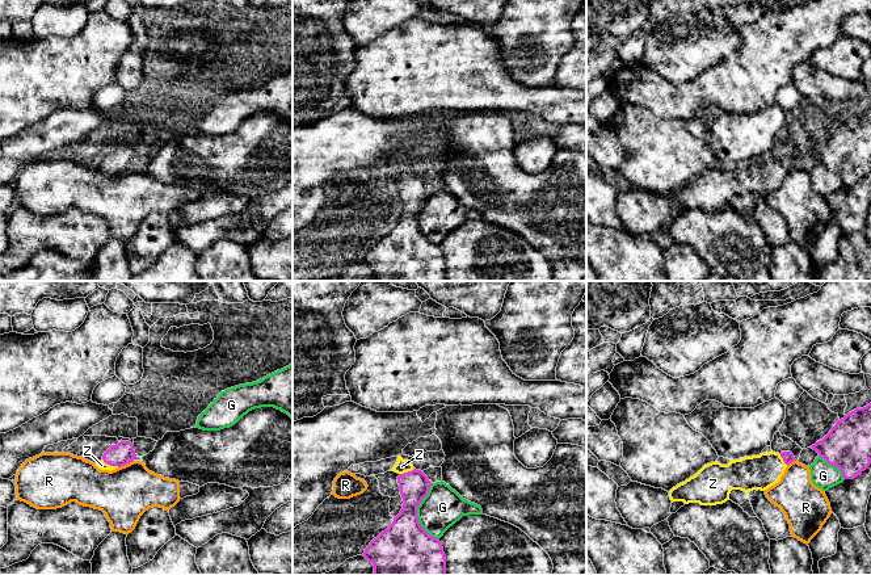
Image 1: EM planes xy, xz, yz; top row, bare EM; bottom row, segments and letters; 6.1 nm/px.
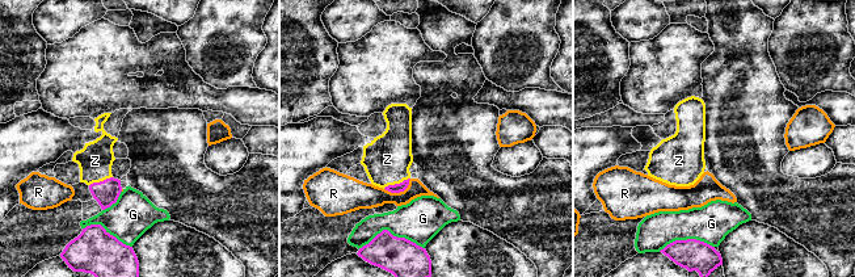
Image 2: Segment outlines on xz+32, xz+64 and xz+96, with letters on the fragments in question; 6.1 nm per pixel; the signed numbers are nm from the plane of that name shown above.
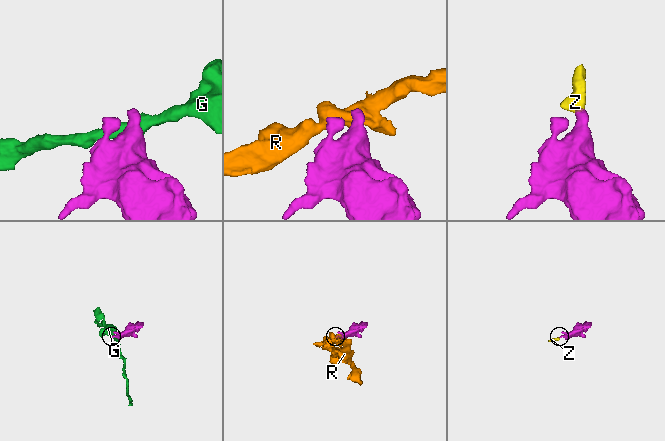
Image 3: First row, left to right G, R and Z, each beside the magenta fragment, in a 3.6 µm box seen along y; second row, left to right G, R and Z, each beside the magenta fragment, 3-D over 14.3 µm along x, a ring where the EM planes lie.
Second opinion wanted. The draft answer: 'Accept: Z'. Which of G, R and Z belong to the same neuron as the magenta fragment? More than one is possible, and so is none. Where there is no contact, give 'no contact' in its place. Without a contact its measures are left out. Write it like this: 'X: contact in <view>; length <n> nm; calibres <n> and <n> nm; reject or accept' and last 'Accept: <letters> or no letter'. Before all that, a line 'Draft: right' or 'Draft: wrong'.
Draft: right
G: contact in xz; length 360 nm; calibres 360 and 240 nm; reject
R: contact in xy; length 110 nm; calibres 140 and 320 nm; reject
Z: contact in xy; length 120 nm; calibres 140 and 50 nm; accept
Accept: Z

